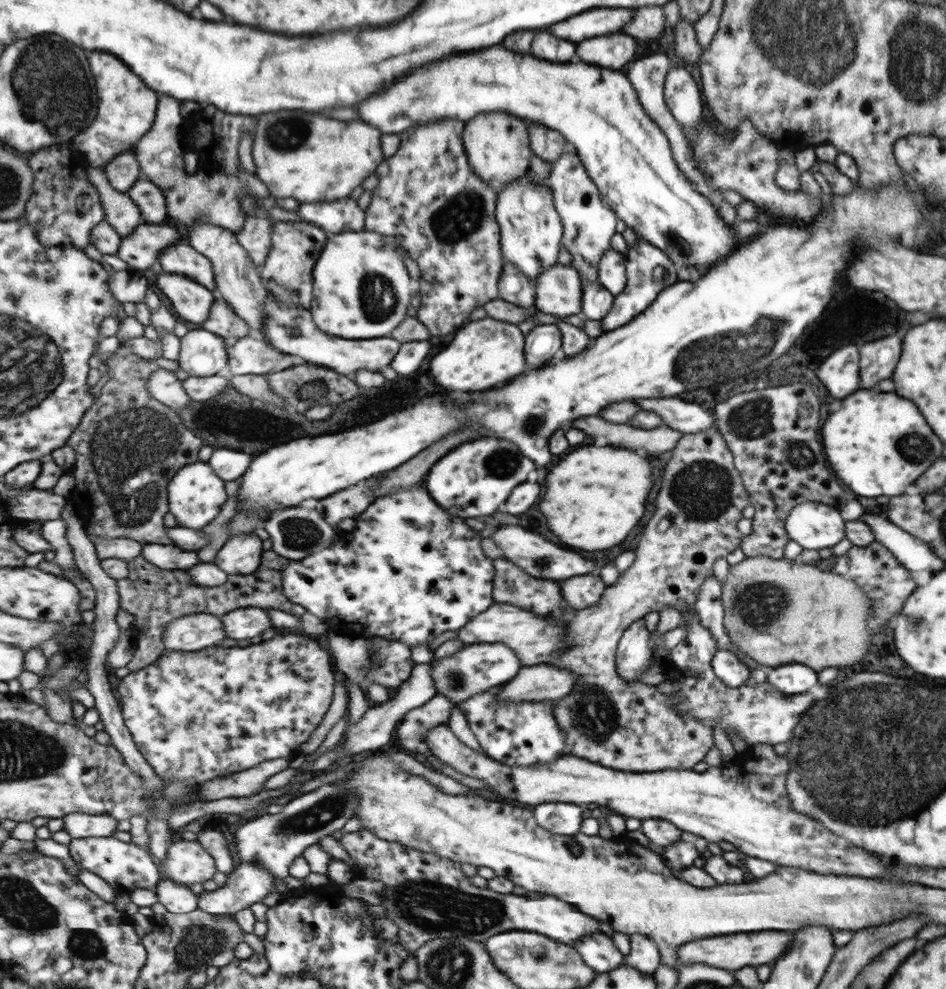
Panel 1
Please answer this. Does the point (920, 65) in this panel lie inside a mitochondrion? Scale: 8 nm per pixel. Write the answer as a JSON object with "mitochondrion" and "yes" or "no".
{"mitochondrion":"yes"}

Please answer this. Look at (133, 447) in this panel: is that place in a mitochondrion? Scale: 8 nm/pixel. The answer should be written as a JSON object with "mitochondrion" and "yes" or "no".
{"mitochondrion":"yes"}

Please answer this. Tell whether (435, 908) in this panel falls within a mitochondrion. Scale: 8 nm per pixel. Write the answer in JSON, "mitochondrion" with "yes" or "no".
{"mitochondrion":"yes"}

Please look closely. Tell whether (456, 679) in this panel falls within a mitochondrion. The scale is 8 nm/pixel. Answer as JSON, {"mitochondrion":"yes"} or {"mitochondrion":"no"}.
{"mitochondrion":"yes"}

